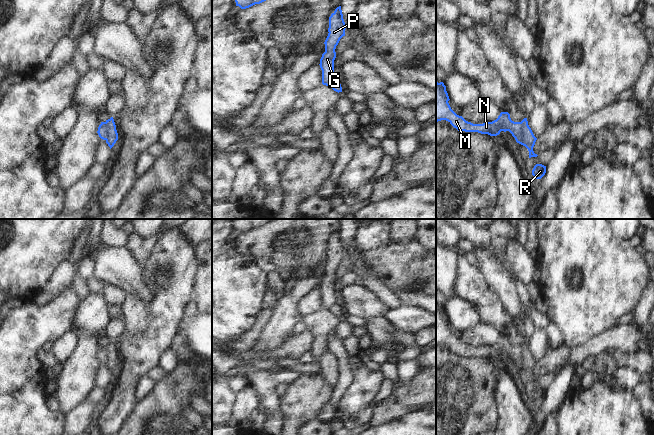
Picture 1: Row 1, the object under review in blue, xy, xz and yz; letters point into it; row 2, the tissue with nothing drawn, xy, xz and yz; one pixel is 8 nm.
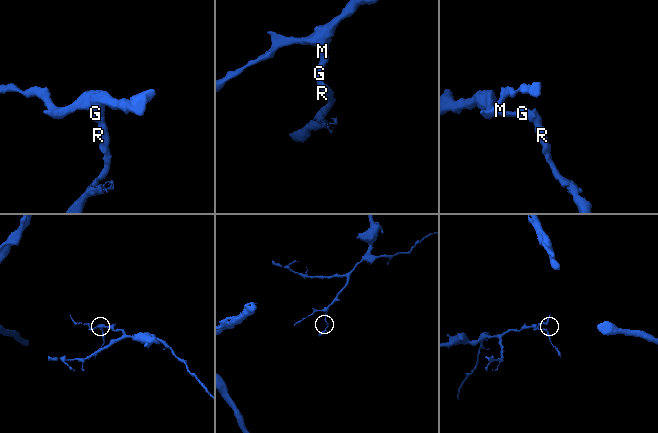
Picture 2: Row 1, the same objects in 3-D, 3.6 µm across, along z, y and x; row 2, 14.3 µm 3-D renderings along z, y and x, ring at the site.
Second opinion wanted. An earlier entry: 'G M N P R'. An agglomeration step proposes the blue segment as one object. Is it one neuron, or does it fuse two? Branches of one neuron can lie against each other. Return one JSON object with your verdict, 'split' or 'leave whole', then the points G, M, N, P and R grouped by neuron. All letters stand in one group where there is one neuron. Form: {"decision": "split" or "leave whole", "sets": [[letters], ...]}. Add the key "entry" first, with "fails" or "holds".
{"entry": "fails", "decision": "split", "sets": [["G", "M", "N", "P"], ["R"]]}

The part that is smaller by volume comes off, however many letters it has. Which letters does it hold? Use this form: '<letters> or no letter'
R

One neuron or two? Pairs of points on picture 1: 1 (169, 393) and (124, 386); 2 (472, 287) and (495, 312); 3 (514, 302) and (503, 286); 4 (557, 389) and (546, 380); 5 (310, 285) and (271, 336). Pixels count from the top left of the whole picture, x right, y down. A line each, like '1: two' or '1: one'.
1: two
2: one
3: one
4: two
5: one

